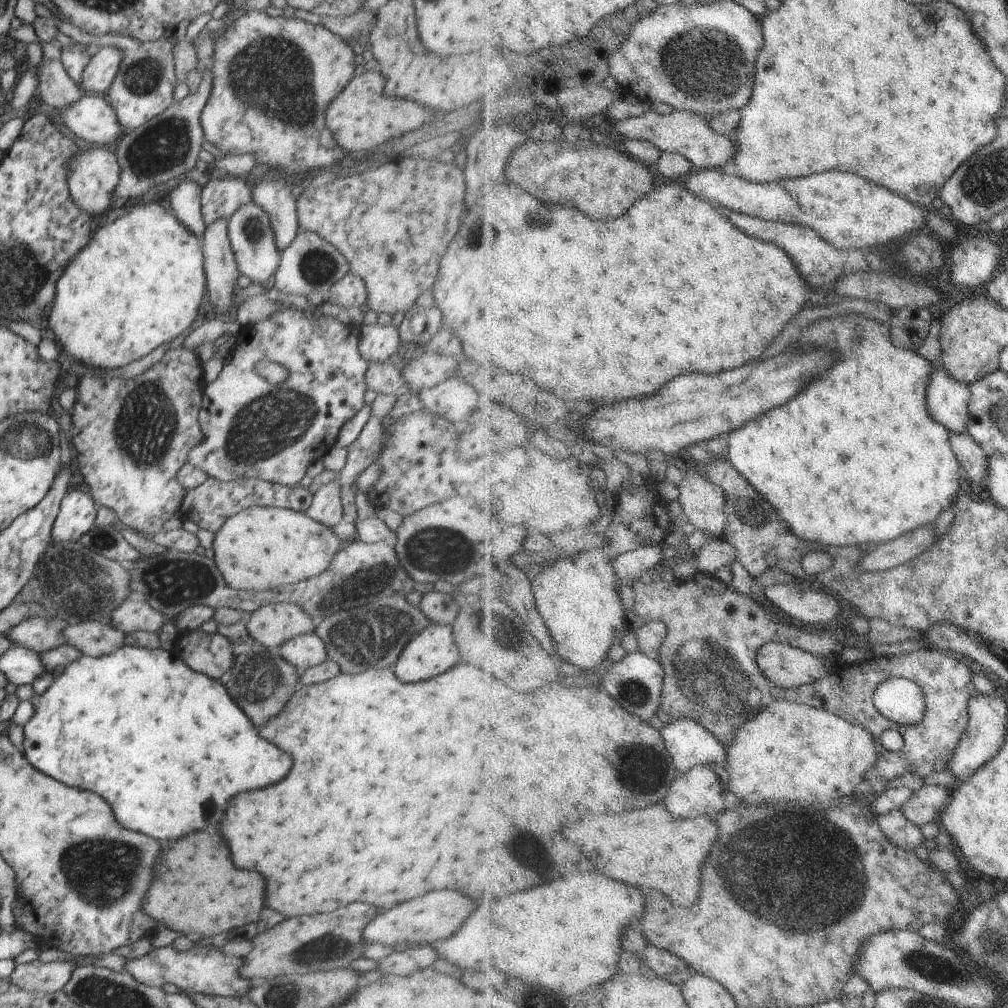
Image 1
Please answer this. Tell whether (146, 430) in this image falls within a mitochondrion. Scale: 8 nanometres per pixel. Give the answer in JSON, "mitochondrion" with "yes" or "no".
{"mitochondrion":"yes"}

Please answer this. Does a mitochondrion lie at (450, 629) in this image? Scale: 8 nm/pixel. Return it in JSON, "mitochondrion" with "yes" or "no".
{"mitochondrion":"no"}

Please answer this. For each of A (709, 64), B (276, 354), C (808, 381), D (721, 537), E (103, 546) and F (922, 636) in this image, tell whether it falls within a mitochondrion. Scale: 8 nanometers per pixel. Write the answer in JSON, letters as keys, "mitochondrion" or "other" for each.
{"A":"mitochondrion","B":"other","C":"other","D":"other","E":"mitochondrion","F":"other"}

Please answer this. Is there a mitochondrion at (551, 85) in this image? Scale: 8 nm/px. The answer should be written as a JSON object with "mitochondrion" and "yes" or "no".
{"mitochondrion":"no"}

